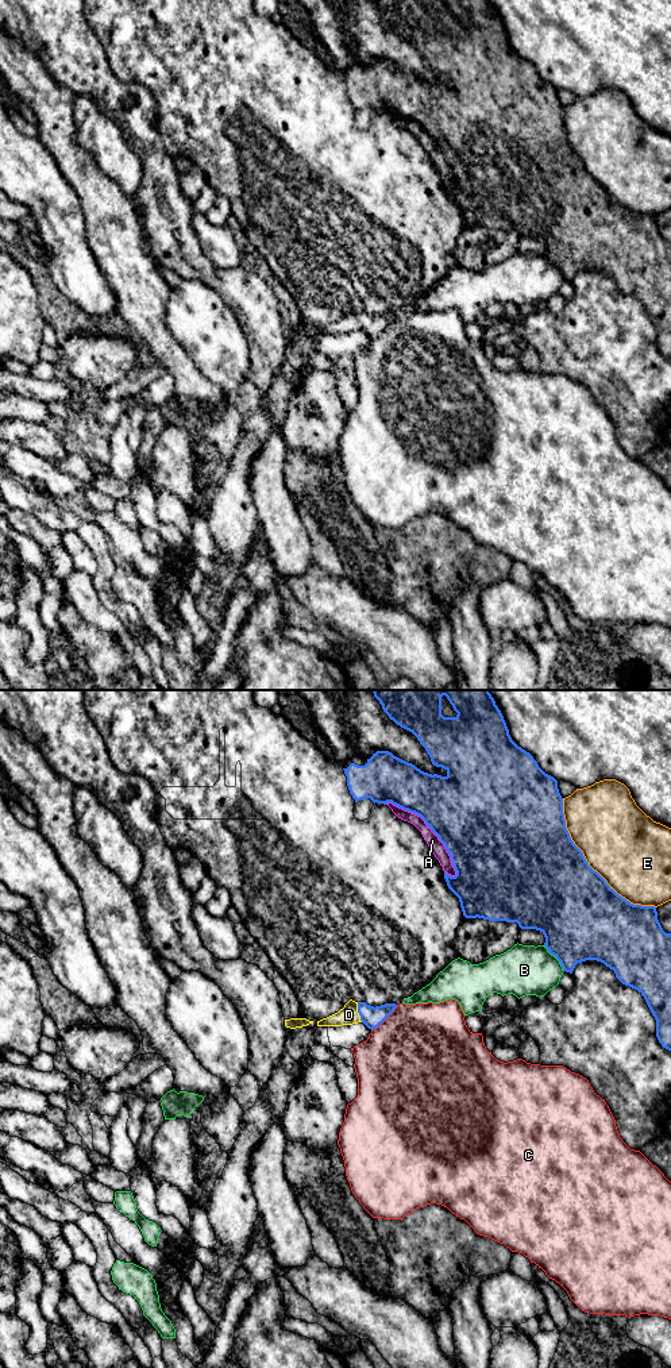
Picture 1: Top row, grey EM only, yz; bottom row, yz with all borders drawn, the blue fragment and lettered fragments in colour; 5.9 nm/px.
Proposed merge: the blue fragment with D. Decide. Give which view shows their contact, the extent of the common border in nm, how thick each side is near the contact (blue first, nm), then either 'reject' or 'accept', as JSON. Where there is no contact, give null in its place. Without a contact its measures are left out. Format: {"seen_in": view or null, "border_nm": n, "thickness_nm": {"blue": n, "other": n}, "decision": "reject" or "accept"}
{"seen_in": "yz", "border_nm": 120, "thickness_nm": {"blue": 120, "other": 110}, "decision": "accept"}

